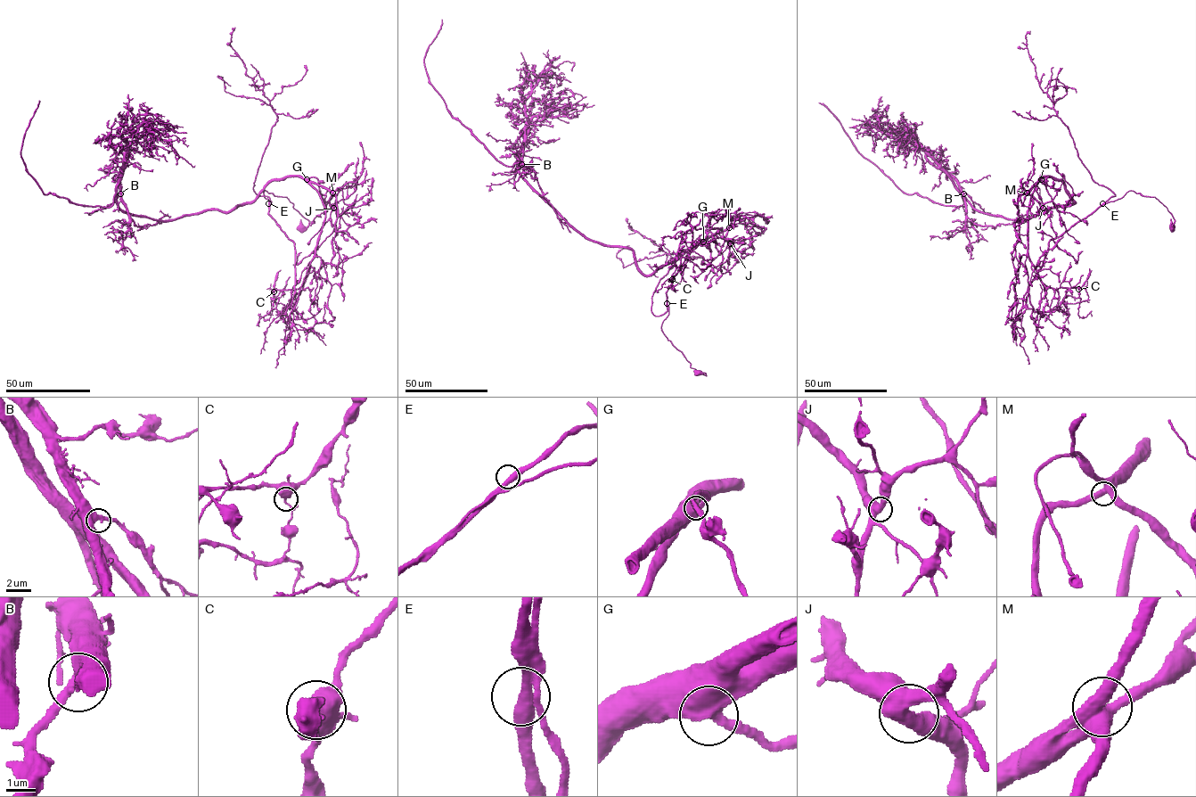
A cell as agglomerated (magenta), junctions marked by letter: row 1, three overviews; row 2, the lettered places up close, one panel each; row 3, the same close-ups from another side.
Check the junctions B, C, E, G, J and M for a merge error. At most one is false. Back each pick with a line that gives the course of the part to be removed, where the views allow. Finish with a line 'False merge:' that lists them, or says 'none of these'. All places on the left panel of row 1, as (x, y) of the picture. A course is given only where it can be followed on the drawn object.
C: course (274, 291), (284, 315), (294, 243), (253, 190), (277, 116), (231, 45), (234, 27)
False merge: C

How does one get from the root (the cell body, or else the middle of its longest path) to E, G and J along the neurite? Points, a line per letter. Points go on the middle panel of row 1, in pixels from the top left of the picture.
E: (698, 373), (706, 375), (691, 367), (683, 353), (661, 330), (661, 323), (668, 314), (667, 303)
G: (698, 373), (706, 375), (661, 324), (667, 291), (692, 248), (689, 216), (696, 229), (722, 228), (703, 242)
J: (698, 373), (661, 330), (667, 291), (692, 248), (689, 216), (730, 243)

